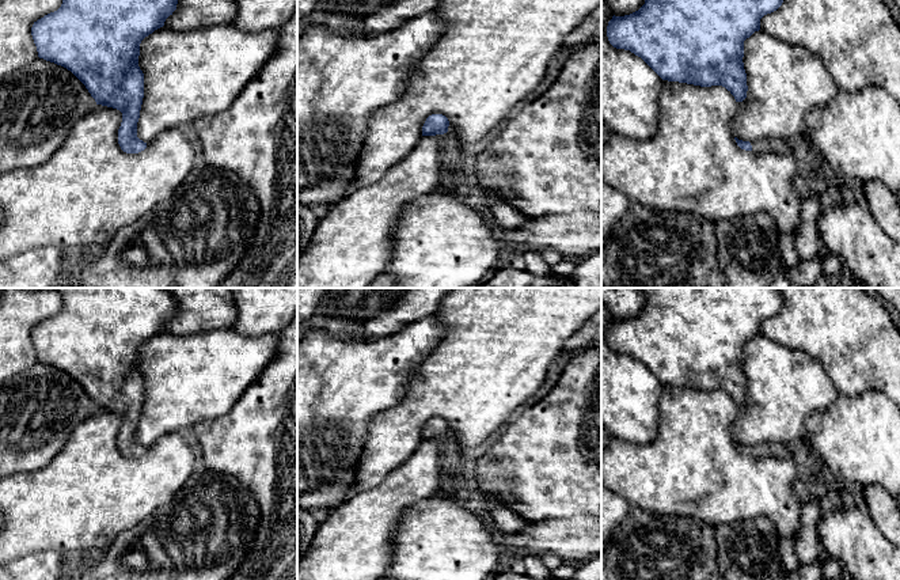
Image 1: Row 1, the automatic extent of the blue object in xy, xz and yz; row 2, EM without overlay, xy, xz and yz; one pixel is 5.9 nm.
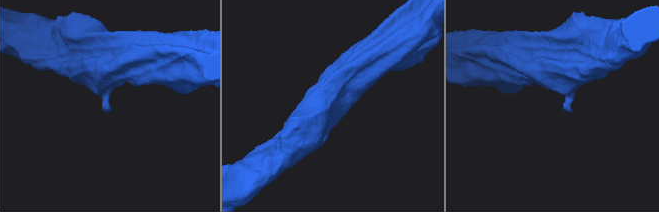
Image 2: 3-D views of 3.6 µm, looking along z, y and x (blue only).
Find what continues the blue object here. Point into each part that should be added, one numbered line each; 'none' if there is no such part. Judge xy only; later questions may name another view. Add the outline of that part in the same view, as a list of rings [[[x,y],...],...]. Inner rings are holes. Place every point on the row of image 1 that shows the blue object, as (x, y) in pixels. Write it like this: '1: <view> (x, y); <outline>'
none

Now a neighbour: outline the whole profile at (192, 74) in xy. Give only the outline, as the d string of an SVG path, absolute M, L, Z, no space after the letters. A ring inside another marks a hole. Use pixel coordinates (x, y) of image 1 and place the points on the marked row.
M232 23L191 31L166 26L155 30L140 43L144 98L137 137L148 144L164 130L227 110L274 54L277 43L278 30L248 33Z

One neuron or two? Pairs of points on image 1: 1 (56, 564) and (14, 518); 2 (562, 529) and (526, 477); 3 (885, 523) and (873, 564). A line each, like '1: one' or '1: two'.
1: two
2: two
3: two

